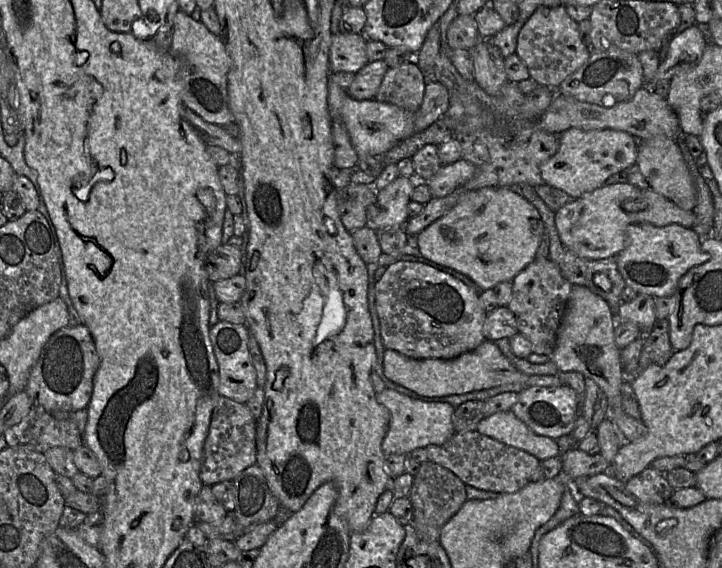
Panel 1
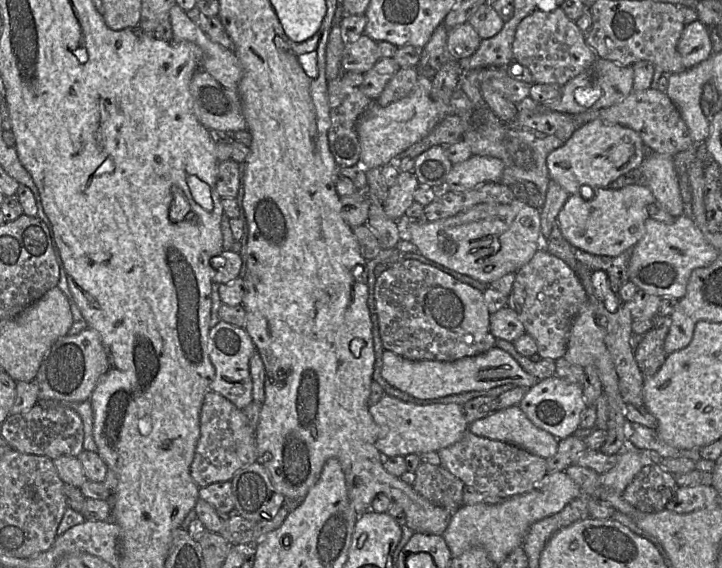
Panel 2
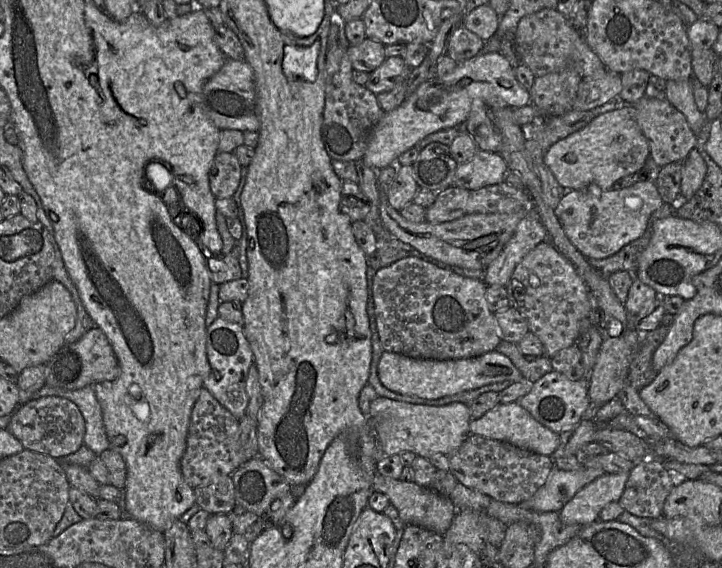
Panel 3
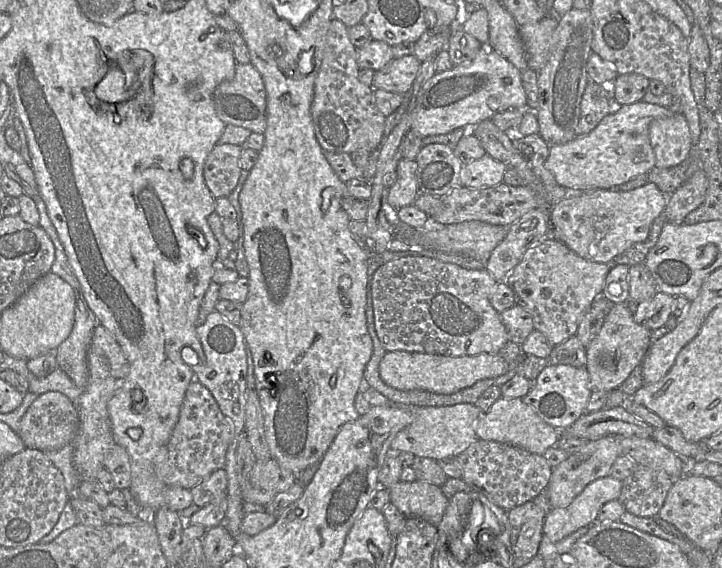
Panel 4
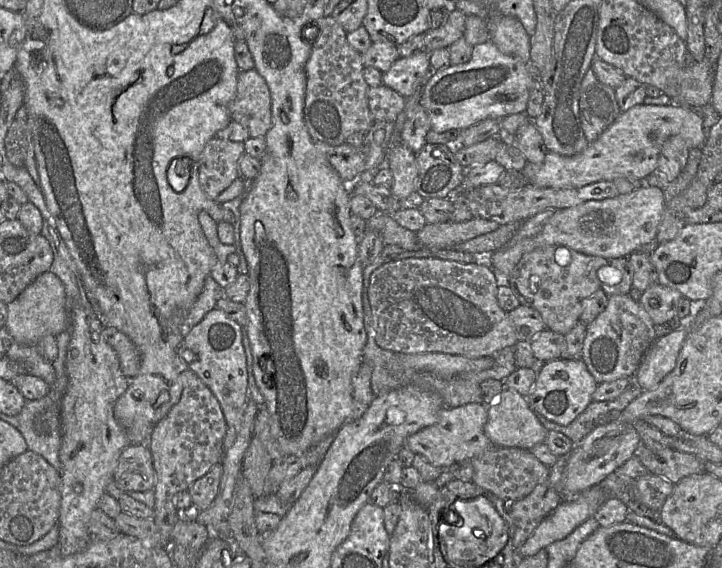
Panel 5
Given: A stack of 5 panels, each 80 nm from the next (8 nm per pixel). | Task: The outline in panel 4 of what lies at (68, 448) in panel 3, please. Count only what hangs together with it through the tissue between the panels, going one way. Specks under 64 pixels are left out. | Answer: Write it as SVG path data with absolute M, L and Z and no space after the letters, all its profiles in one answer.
M49 391L29 406L21 419L18 435L26 448L40 451L58 450L71 444L79 429L77 404L60 392Z

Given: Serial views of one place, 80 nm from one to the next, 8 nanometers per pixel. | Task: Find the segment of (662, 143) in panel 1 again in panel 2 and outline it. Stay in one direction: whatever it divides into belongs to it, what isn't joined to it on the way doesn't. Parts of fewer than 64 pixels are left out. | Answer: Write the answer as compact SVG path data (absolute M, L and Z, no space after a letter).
M651 152L639 167L648 181L648 187L663 209L674 217L684 214L679 179L673 156Z

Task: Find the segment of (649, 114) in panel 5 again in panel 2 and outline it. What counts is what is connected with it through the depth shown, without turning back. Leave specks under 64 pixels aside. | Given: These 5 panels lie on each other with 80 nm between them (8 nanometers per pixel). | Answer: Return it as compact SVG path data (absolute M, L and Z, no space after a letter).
M594 119L574 131L564 145L552 151L546 159L550 180L555 181L569 195L584 200L594 197L594 190L608 188L621 175L639 168L647 148L633 129Z

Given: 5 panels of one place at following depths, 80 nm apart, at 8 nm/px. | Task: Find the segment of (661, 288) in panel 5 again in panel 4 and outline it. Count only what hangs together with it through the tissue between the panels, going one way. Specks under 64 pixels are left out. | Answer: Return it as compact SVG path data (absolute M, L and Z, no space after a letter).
M658 291L652 298L638 303L634 319L650 330L660 328L673 314L674 302L674 296Z

